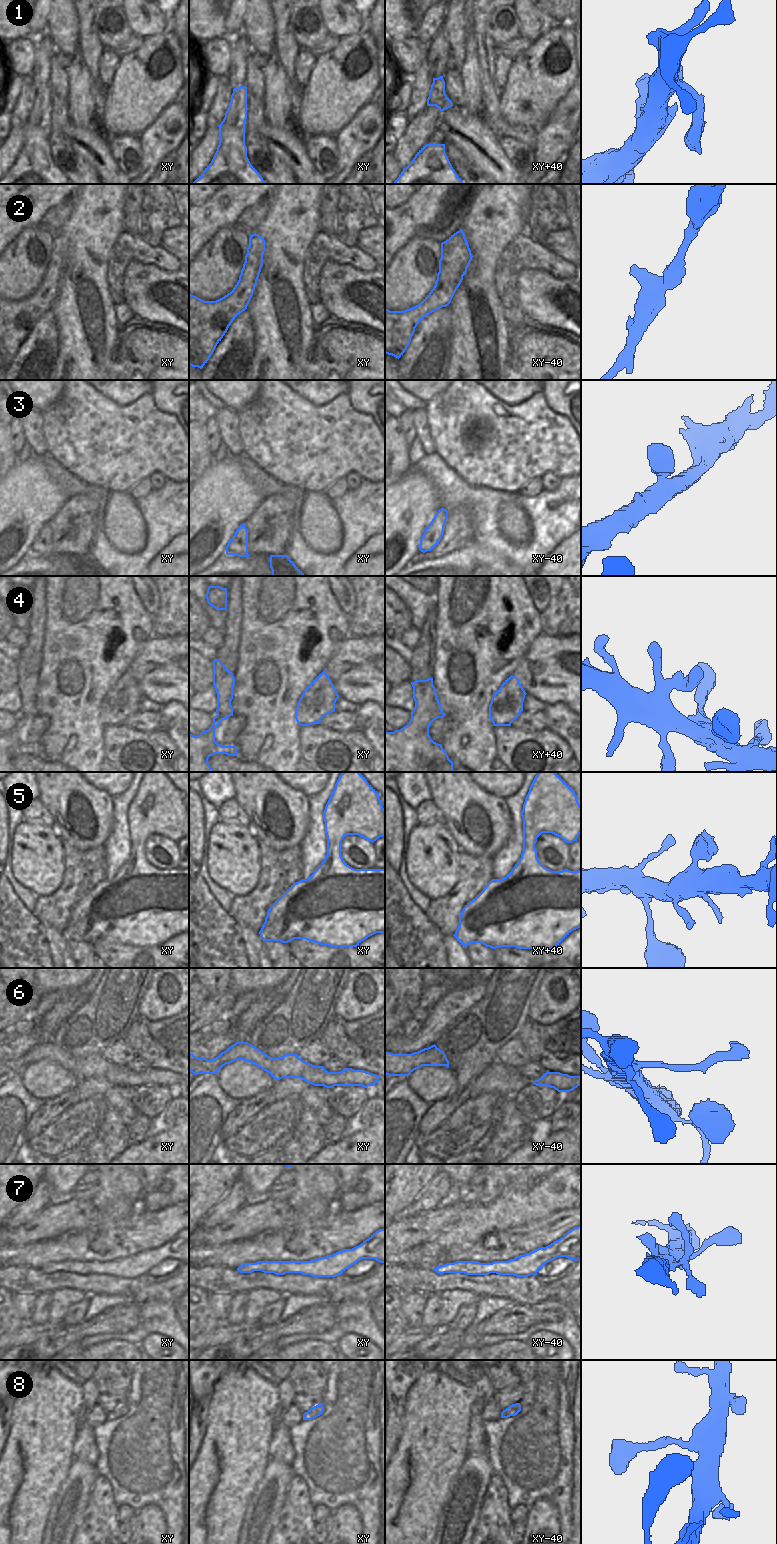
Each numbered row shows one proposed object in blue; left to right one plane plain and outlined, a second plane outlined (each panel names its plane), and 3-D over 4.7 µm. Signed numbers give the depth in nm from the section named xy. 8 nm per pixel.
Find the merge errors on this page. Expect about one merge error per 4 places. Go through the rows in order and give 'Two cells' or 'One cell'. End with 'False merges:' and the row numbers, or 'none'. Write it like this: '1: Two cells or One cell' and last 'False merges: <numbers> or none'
1: Two cells
2: One cell
3: One cell
4: One cell
5: One cell
6: One cell
7: One cell
8: One cell
False merges: 1

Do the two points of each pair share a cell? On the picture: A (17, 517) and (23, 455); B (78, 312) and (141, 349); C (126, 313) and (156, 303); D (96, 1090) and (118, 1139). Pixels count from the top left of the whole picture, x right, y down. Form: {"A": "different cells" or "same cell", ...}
{"A": "different cells", "B": "different cells", "C": "different cells", "D": "different cells"}

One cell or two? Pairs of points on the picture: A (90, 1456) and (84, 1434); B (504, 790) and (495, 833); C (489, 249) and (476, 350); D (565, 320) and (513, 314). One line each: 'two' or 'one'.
A: one
B: two
C: one
D: two

